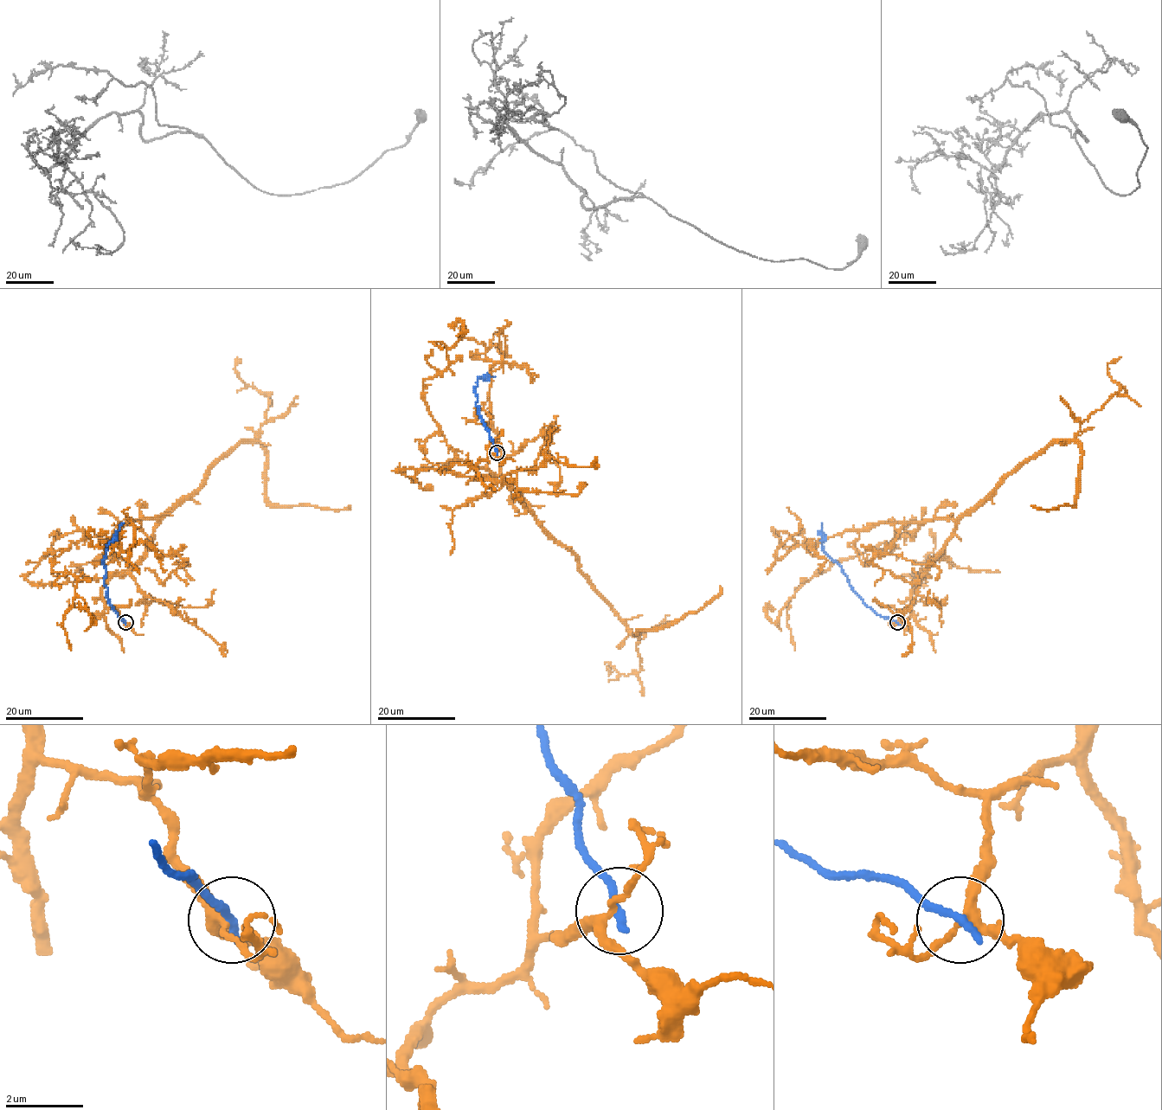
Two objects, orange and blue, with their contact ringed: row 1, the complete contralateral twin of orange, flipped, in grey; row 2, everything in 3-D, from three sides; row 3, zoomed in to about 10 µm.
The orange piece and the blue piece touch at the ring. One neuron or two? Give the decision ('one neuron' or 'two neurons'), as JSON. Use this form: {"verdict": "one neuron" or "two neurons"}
{"verdict": "two neurons"}

